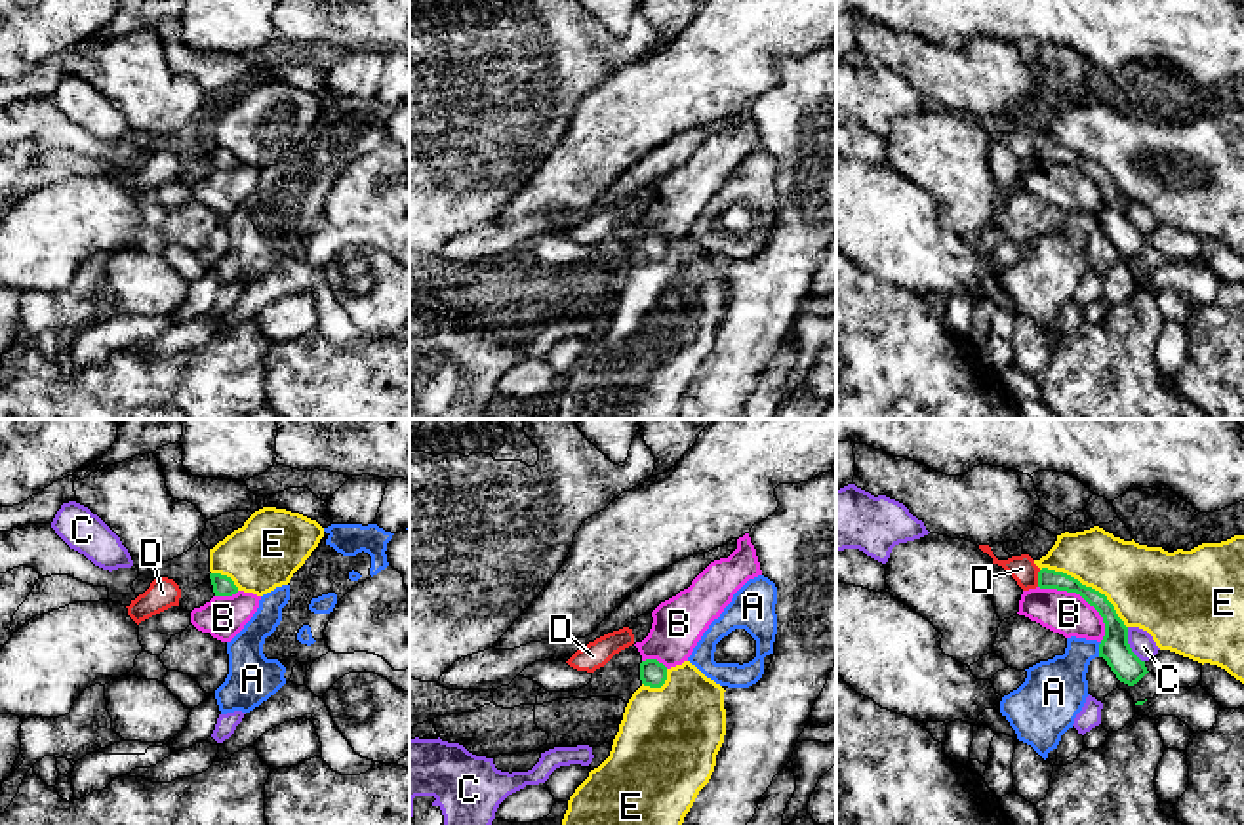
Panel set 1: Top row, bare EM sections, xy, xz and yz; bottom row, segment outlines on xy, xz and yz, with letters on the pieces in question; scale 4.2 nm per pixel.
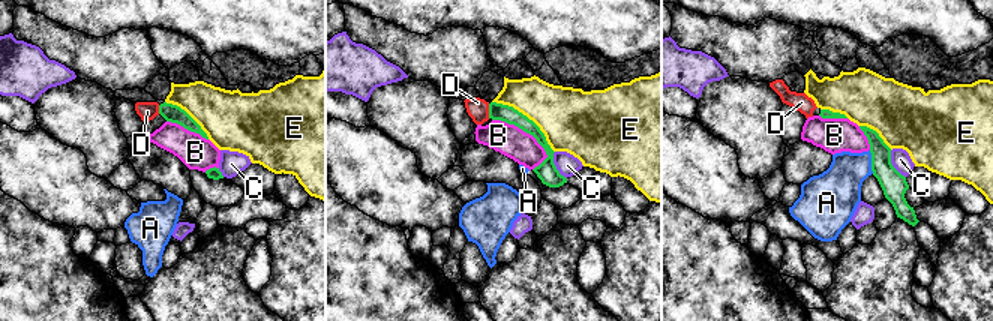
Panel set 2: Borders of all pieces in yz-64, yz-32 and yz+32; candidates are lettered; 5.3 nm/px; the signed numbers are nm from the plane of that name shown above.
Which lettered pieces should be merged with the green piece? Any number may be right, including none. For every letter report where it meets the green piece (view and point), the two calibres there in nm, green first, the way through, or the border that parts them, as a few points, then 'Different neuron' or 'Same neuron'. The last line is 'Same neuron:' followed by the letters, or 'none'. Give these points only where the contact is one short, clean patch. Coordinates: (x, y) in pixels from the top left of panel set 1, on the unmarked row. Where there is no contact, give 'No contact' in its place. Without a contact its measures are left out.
A: Touches green at yz (1100, 223). Thickness 120 nm (green) against 260 nm. Boundary: yz (1102, 216), (1098, 229). Different neuron
B: Touches green at yz (1083, 170). Thickness 120 nm (green) against 180 nm. Boundary: yz (1039, 159), (1079, 166), (1102, 191), (1103, 212). Different neuron
C: Touches green at yz (1128, 218). Thickness 120 nm (green) against 100 nm. Boundary: yz (1126, 201), (1126, 216), (1143, 235). Different neuron
D: Touches green at yz (1039, 151). Thickness 80 nm (green) against 110 nm. Boundary: yz (1041, 143), (1037, 159). Different neuron
E: Touches green at yz (1088, 160). Thickness 100 nm (green) against 340 nm. Boundary: yz (1041, 141), (1065, 145), (1098, 162), (1126, 201). Different neuron
Same neuron: none

